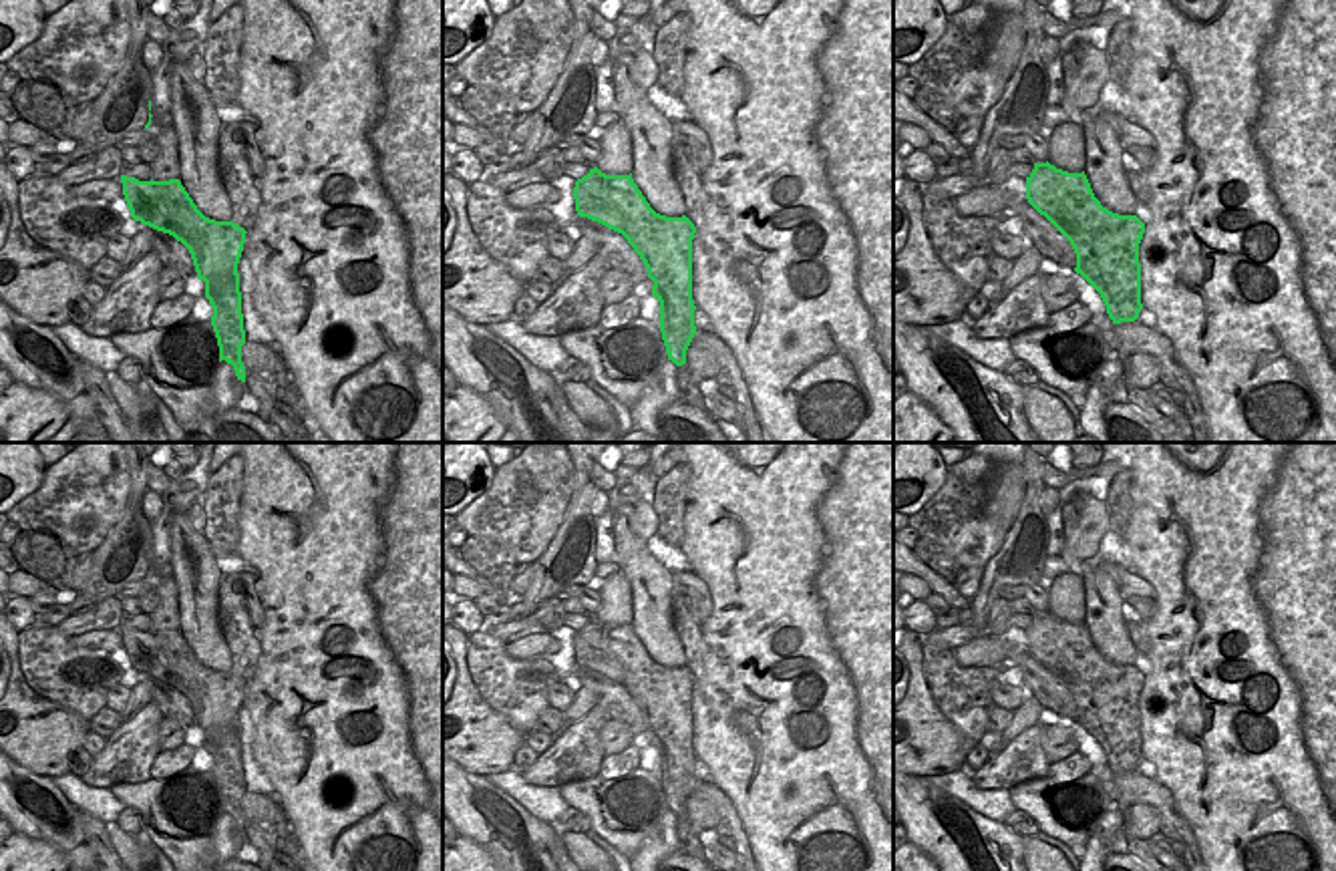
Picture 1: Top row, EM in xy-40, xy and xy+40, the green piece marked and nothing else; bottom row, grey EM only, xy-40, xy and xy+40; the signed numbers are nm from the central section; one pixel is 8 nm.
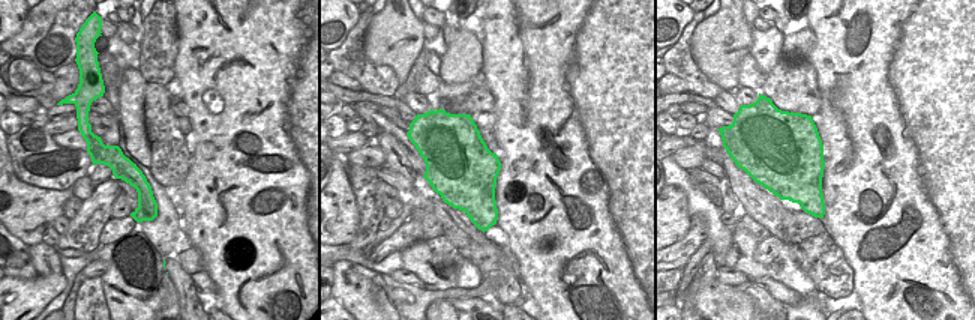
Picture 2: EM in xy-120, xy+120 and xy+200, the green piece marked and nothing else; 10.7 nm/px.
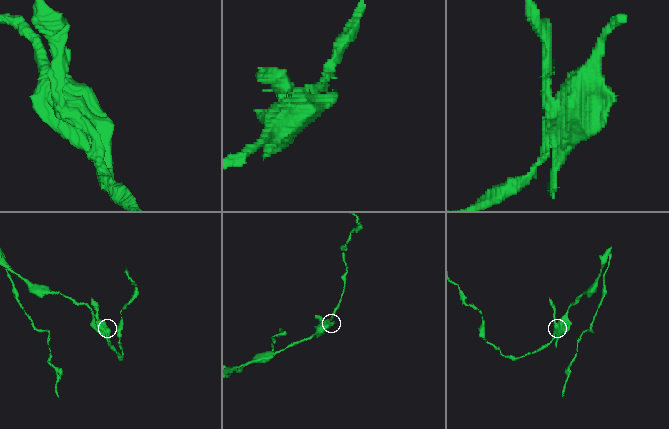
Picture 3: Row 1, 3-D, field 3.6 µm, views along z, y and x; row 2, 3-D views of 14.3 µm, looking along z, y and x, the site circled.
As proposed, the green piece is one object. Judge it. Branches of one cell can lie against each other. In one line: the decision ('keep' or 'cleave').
cleave

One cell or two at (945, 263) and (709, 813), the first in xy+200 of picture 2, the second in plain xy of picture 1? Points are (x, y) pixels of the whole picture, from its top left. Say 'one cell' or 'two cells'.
two cells

